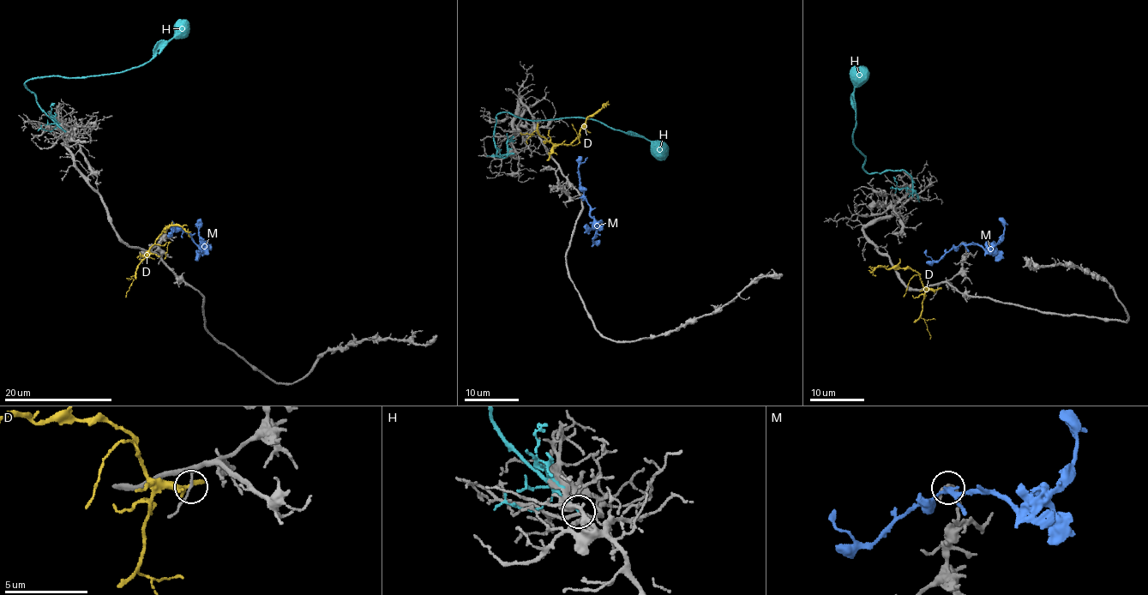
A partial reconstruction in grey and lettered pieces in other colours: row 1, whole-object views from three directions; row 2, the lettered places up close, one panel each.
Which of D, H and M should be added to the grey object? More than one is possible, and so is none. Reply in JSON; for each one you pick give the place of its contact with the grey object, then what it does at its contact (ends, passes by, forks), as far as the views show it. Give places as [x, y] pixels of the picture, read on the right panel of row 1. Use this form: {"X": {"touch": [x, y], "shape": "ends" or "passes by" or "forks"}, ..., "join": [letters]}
{"join": []}

